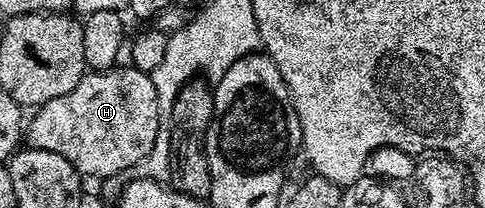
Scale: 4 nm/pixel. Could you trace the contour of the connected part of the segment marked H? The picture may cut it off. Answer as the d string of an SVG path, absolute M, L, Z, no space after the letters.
M121 67L86 71L75 90L40 105L27 120L28 147L63 154L85 178L117 178L140 160L148 161L155 138L163 131L157 91L150 73Z

